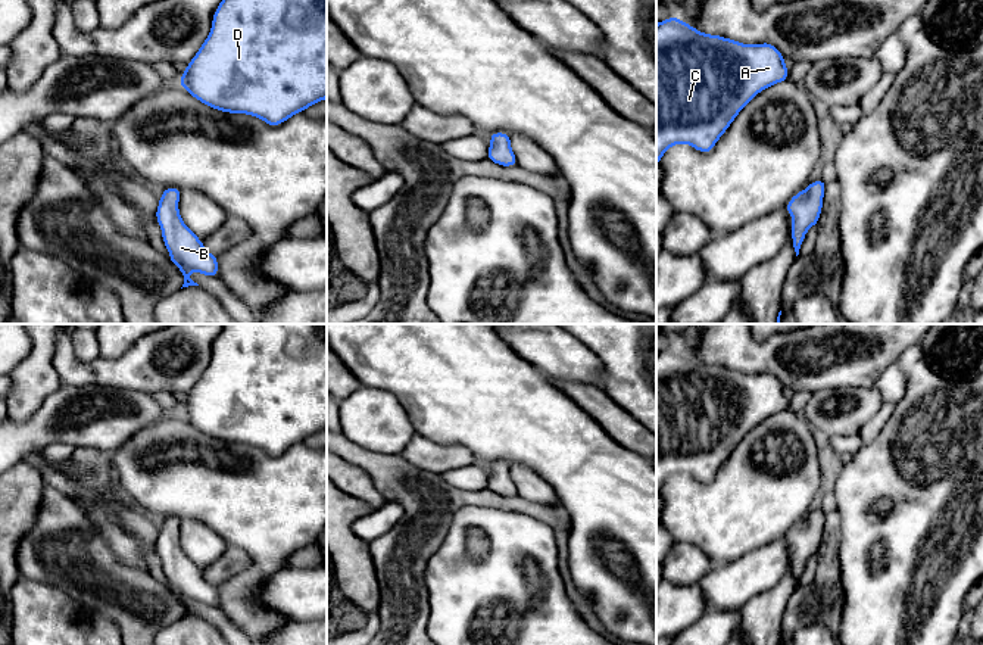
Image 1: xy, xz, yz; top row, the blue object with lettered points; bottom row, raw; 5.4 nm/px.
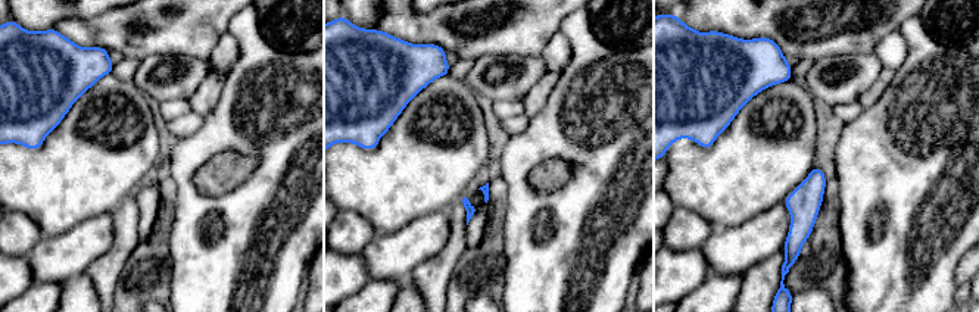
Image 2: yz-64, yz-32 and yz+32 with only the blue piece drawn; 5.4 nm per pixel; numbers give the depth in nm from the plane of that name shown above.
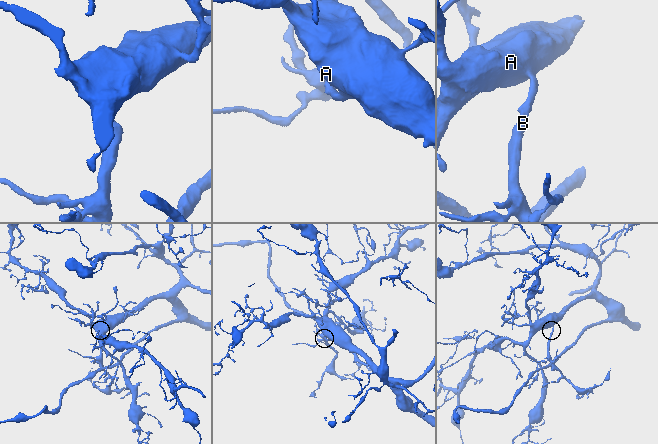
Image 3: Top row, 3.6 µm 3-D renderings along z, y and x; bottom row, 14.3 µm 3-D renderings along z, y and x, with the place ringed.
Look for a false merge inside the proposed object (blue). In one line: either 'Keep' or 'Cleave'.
Keep

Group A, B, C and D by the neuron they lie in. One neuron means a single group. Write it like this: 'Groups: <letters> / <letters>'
Groups: A B C D

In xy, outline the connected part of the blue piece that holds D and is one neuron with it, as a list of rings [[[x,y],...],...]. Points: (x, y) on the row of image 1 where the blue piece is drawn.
[[[222,0],[212,29],[177,84],[203,105],[260,118],[271,127],[327,99],[327,0]]]

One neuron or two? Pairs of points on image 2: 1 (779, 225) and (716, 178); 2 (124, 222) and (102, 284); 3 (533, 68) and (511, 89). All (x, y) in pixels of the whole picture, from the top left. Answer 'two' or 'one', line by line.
1: two
2: one
3: one

